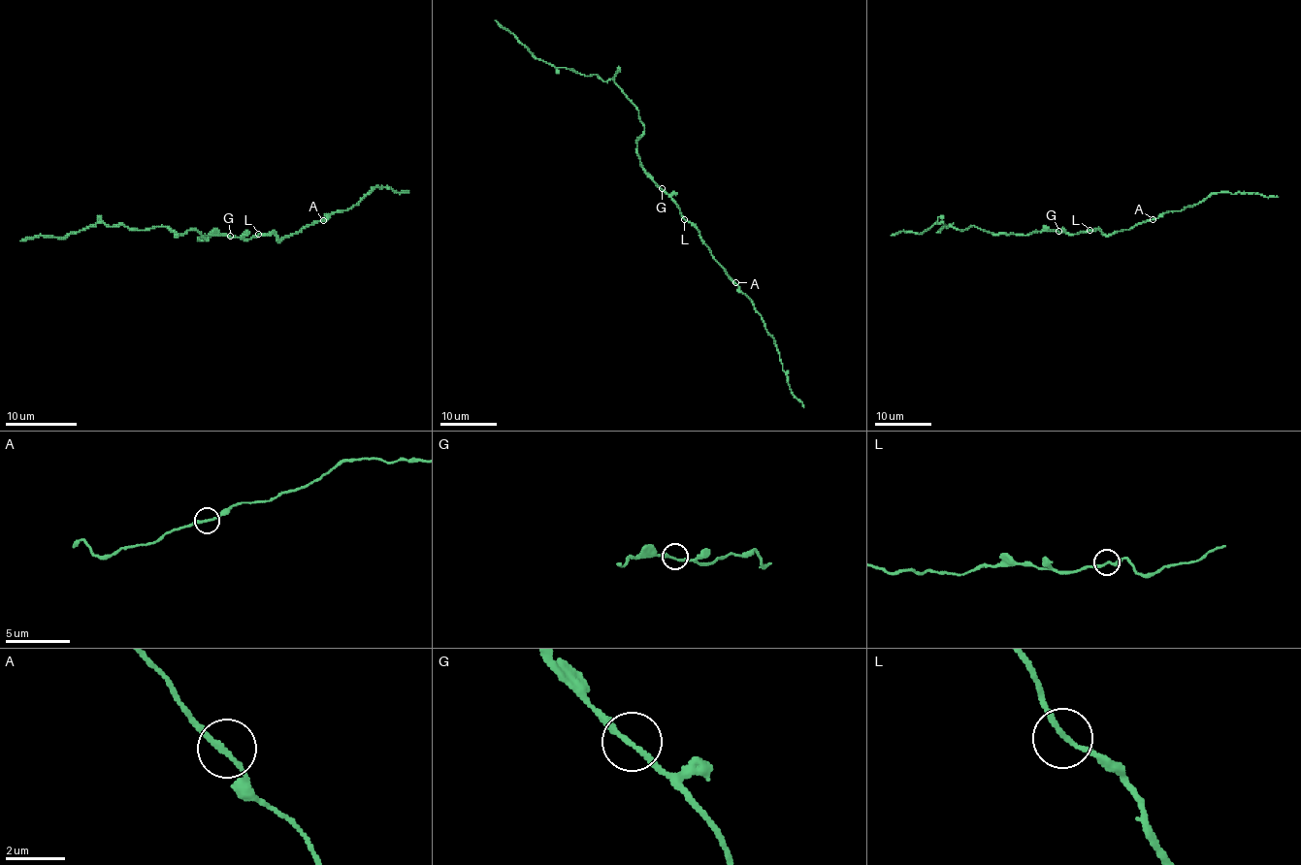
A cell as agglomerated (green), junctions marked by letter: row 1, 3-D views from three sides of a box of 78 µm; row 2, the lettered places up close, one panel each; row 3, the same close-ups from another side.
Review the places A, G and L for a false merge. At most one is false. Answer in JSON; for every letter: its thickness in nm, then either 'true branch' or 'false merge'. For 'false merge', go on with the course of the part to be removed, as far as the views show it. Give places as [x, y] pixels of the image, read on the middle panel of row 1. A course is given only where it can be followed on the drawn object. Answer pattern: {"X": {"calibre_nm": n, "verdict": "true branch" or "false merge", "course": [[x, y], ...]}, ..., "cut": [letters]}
{"A": {"calibre_nm": 170, "verdict": "true branch"}, "G": {"calibre_nm": 190, "verdict": "true branch"}, "L": {"calibre_nm": 170, "verdict": "true branch"}, "cut": []}

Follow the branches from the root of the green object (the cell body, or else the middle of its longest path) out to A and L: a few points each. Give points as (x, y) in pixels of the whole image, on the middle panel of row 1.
A: (662, 188), (677, 206), (680, 214), (697, 228), (712, 258), (735, 282)
L: (662, 188), (677, 206), (684, 219)

